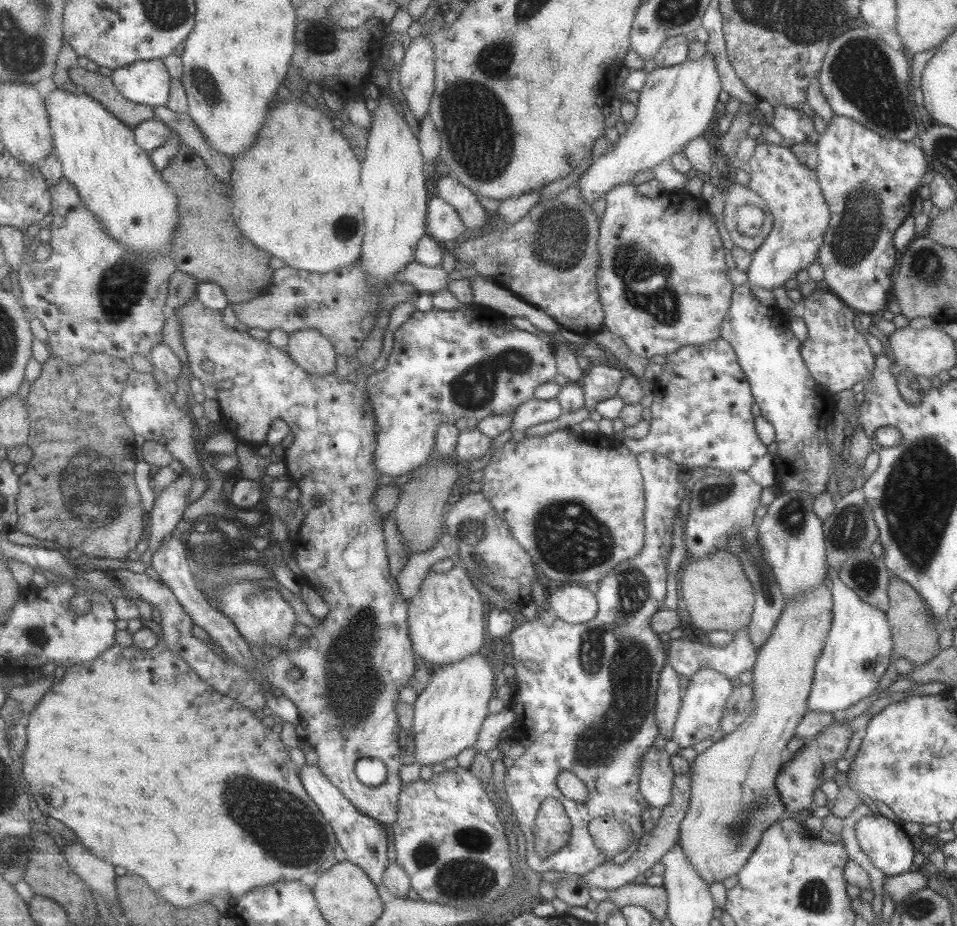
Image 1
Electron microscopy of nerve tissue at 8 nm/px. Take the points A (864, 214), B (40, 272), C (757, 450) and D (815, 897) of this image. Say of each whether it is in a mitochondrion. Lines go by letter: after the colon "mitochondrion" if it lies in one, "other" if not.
A: mitochondrion
B: other
C: other
D: mitochondrion

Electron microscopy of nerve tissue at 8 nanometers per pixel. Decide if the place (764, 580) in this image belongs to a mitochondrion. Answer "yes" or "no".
yes

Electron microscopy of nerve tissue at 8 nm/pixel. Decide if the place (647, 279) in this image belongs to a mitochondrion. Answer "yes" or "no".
yes

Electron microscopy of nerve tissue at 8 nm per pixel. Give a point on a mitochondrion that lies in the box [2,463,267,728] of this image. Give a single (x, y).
(35, 634)

